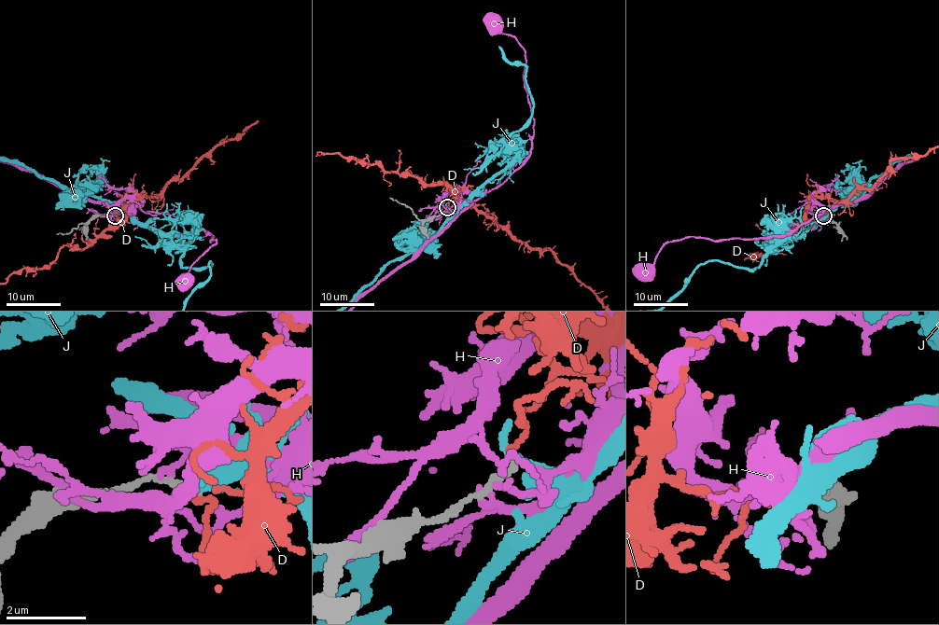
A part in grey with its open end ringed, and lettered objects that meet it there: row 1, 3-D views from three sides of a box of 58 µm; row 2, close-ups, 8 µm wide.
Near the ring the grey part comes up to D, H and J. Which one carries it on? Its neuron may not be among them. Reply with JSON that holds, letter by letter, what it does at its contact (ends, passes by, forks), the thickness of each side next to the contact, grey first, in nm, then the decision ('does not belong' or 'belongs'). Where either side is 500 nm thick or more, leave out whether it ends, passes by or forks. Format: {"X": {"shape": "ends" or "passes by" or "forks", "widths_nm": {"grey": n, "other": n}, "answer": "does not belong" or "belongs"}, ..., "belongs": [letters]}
{"D": {"shape": "passes by", "widths_nm": {"grey": 170, "other": 110}, "answer": "belongs"}, "H": {"shape": "ends", "widths_nm": {"grey": 190, "other": 160}, "answer": "does not belong"}, "J": {"shape": "ends", "widths_nm": {"grey": 180, "other": 280}, "answer": "does not belong"}, "belongs": ["D"]}

